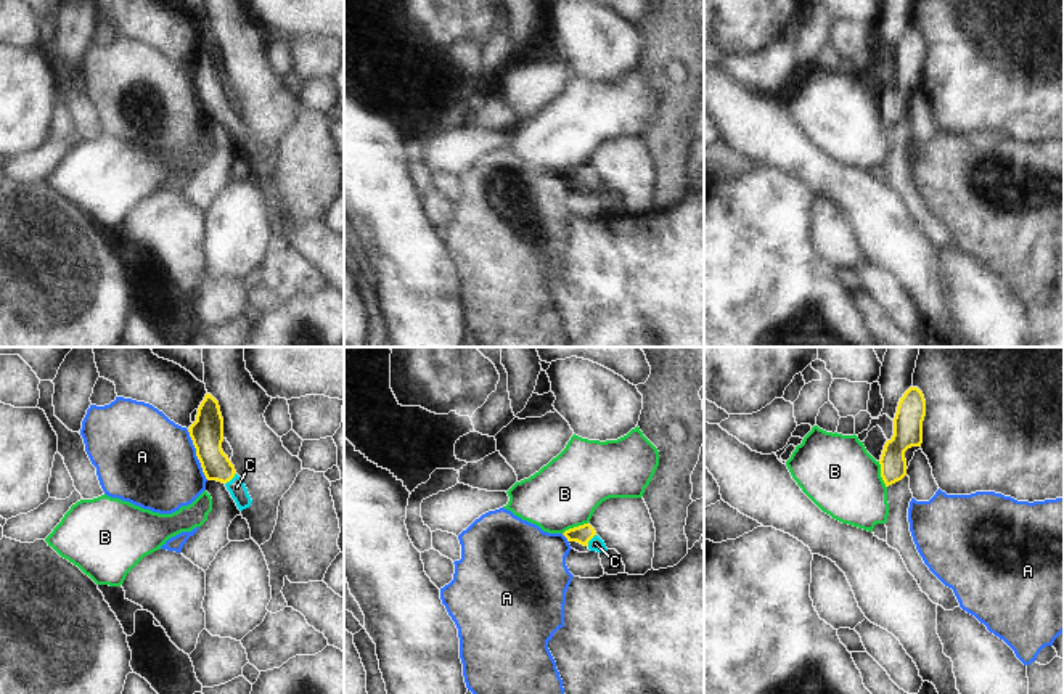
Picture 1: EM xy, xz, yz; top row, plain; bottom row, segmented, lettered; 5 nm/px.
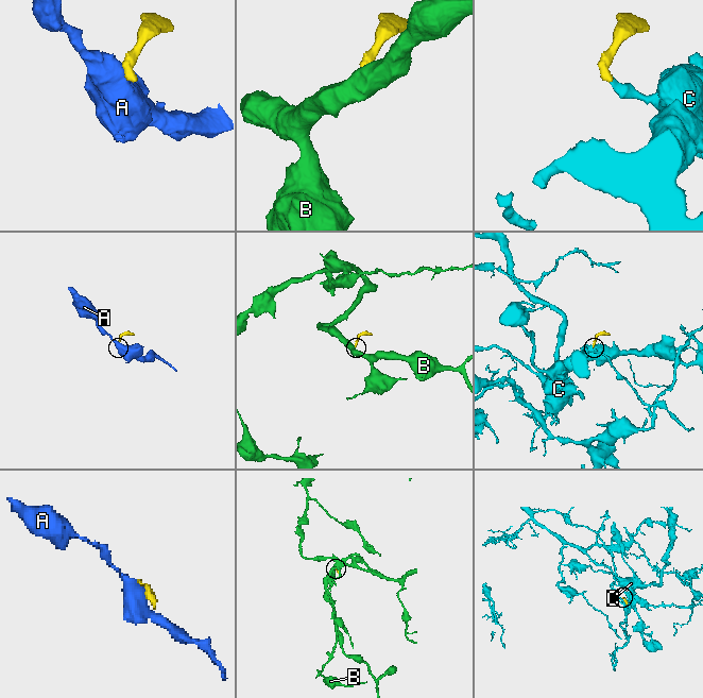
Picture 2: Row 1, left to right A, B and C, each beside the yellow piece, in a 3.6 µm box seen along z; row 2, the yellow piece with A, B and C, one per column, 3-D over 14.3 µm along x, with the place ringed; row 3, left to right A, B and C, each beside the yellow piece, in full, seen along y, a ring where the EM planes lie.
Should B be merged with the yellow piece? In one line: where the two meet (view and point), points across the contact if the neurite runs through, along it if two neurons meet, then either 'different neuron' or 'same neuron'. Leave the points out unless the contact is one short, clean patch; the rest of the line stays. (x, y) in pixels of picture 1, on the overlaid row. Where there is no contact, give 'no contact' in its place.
contact yz (881, 474); border yz (878, 461), (886, 487); different neuron

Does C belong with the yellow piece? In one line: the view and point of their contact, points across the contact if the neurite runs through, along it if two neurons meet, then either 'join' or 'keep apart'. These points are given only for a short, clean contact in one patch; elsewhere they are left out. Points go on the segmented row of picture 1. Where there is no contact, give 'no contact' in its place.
contact xy (230, 479); way xy (208, 436), (214, 463), (230, 479), (237, 487); join

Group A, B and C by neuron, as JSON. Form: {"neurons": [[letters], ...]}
{"neurons": [["A"], ["B"], ["C"]]}

